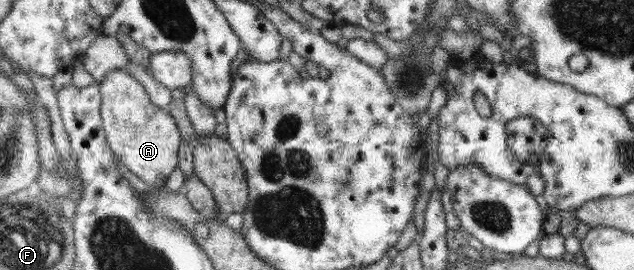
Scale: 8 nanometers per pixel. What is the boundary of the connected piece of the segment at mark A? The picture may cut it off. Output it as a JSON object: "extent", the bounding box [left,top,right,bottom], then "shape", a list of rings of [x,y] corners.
{"extent":[98,70,181,188],"shape":[[[109,70],[98,86],[102,99],[100,115],[103,130],[116,160],[147,185],[154,188],[164,186],[173,170],[178,167],[181,138],[176,121],[149,99],[143,85],[127,70]]]}

